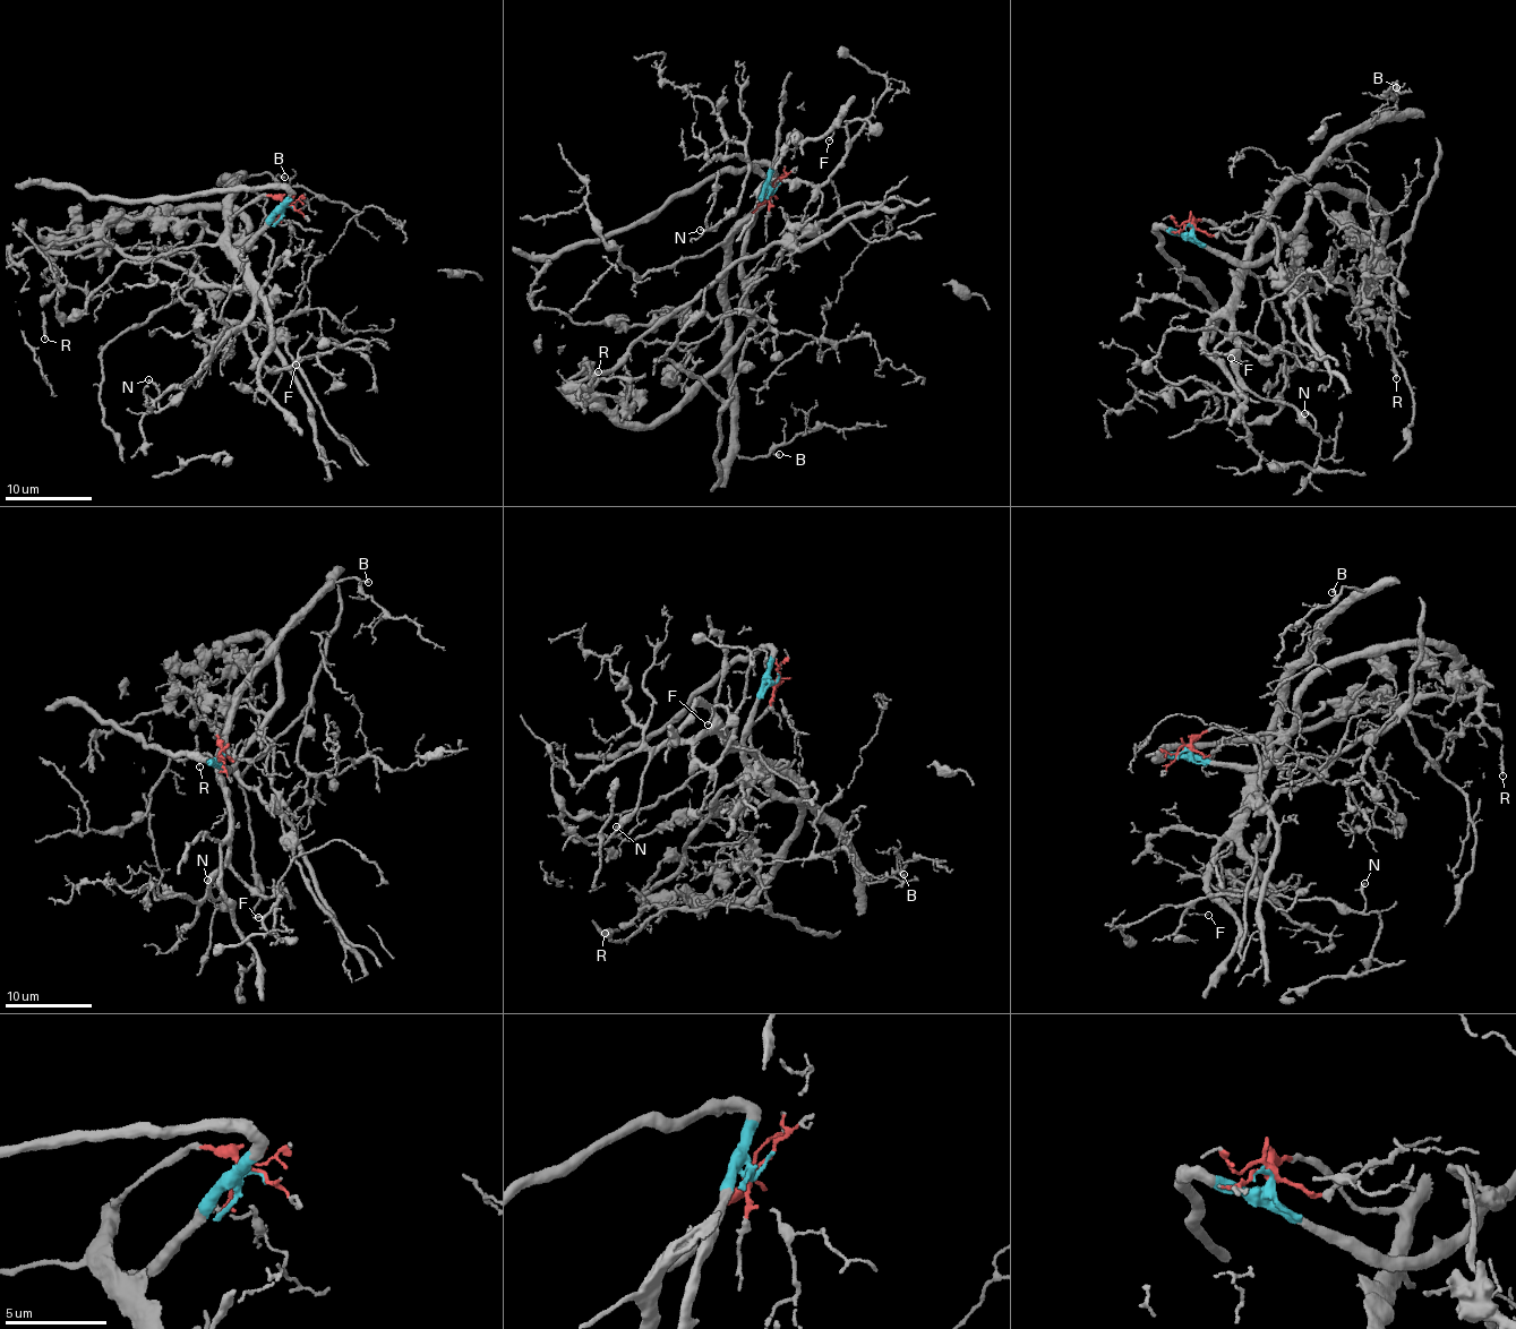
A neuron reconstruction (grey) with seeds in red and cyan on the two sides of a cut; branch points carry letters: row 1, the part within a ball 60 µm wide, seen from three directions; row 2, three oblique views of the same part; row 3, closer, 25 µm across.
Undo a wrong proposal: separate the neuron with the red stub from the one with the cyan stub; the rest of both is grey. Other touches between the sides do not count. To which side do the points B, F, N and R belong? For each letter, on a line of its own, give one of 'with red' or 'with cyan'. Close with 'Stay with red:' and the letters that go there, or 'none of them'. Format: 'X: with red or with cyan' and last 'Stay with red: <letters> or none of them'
B: with red
F: with red
N: with red
R: with cyan
Stay with red: B, F, N

